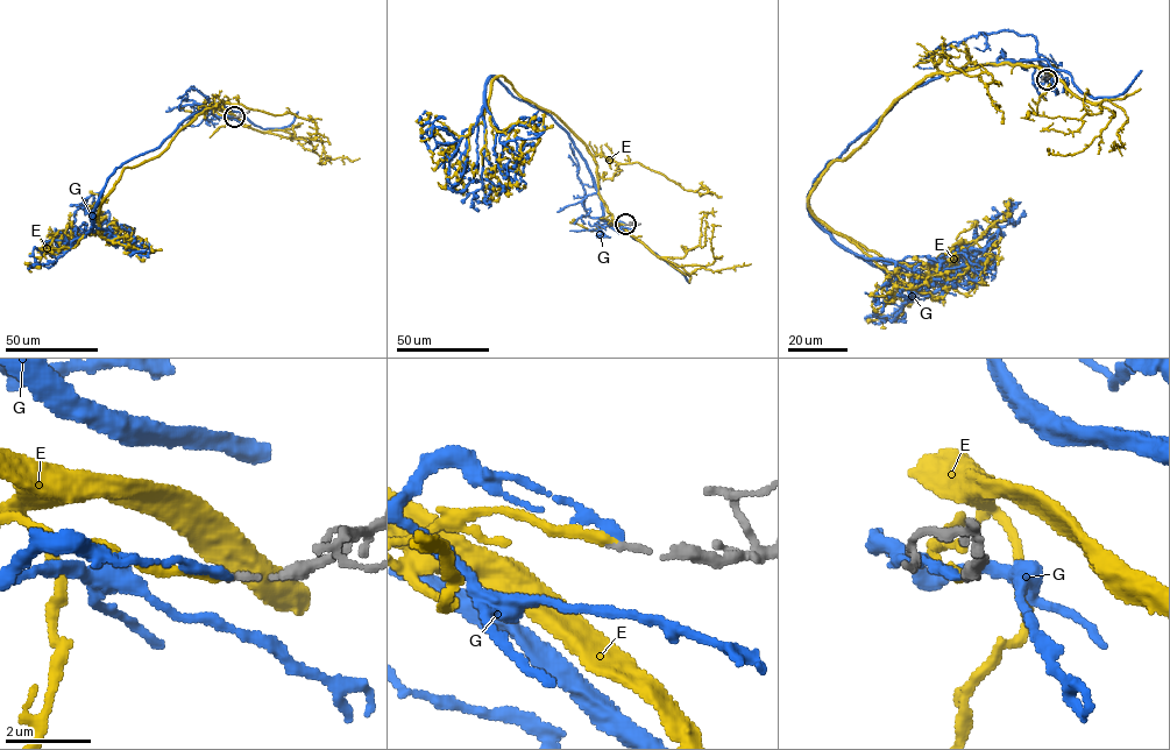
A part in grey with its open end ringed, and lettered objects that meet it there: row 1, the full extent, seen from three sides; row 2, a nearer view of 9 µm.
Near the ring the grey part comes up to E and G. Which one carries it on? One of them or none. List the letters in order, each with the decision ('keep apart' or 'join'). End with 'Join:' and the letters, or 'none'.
E: join
G: keep apart
Join: E

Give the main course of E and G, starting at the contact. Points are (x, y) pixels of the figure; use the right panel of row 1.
E: (1047, 79), (1005, 64), (931, 73), (810, 192), (815, 216), (892, 280), (987, 259), (964, 256)
G: (1047, 79), (1005, 59), (927, 80), (809, 195), (843, 246), (934, 284), (965, 282), (990, 245), (978, 225)

